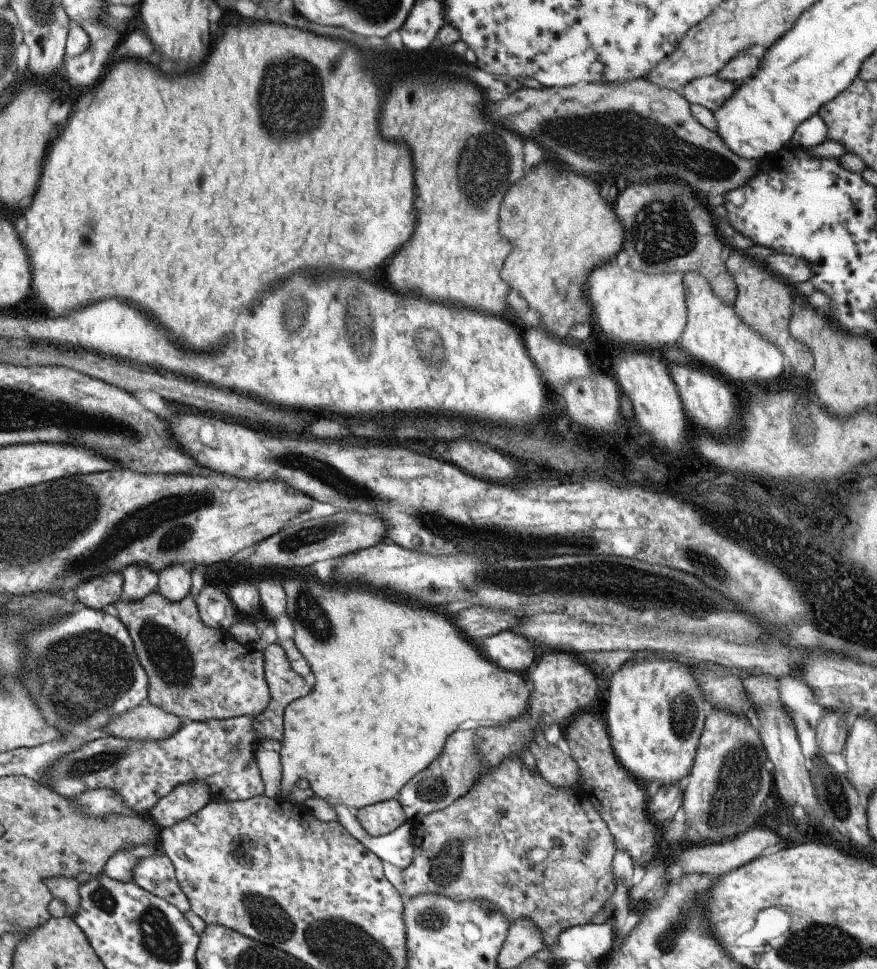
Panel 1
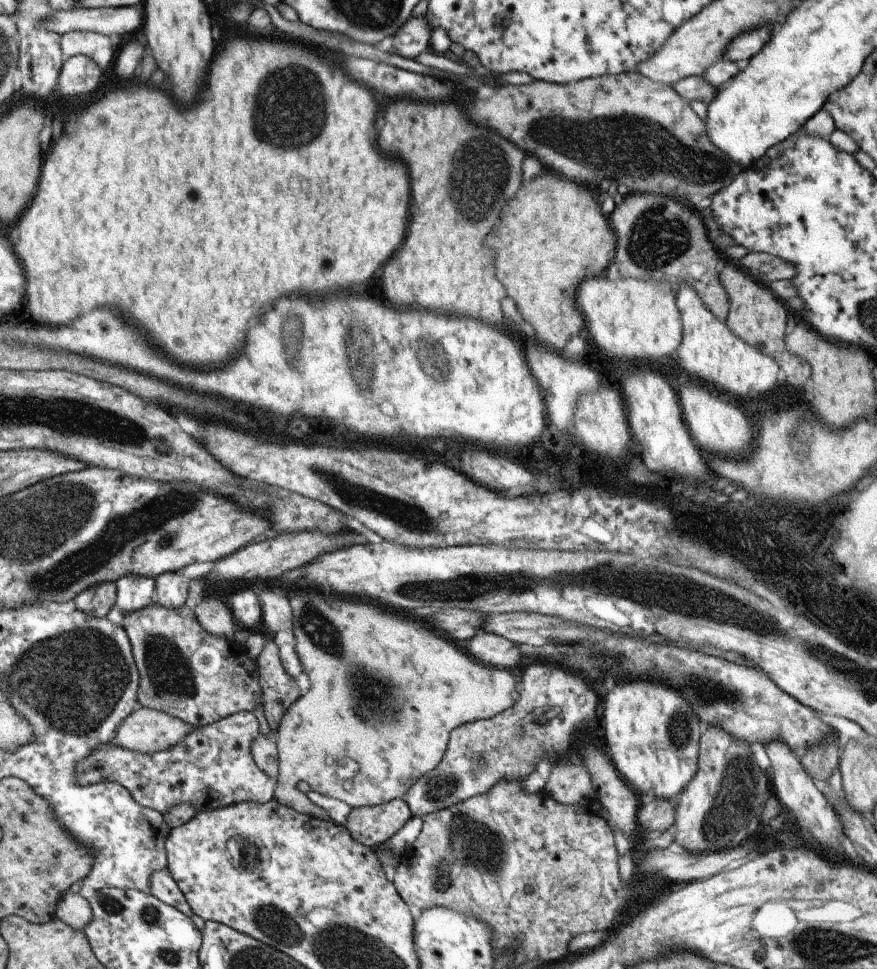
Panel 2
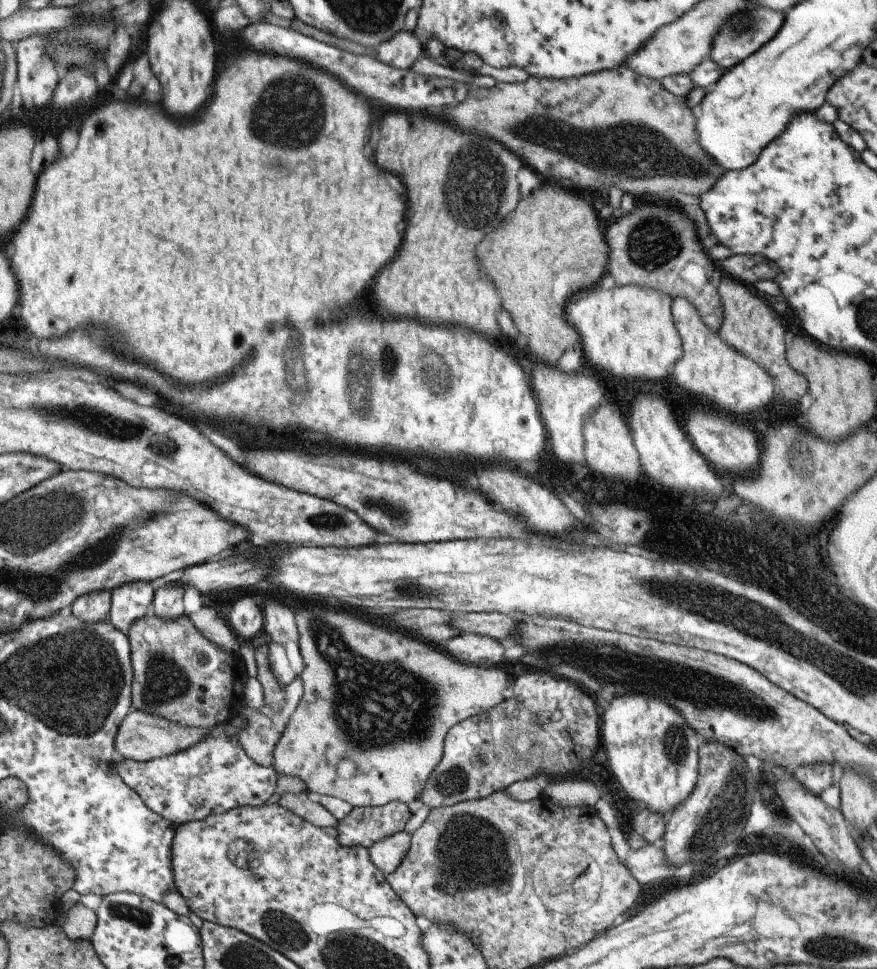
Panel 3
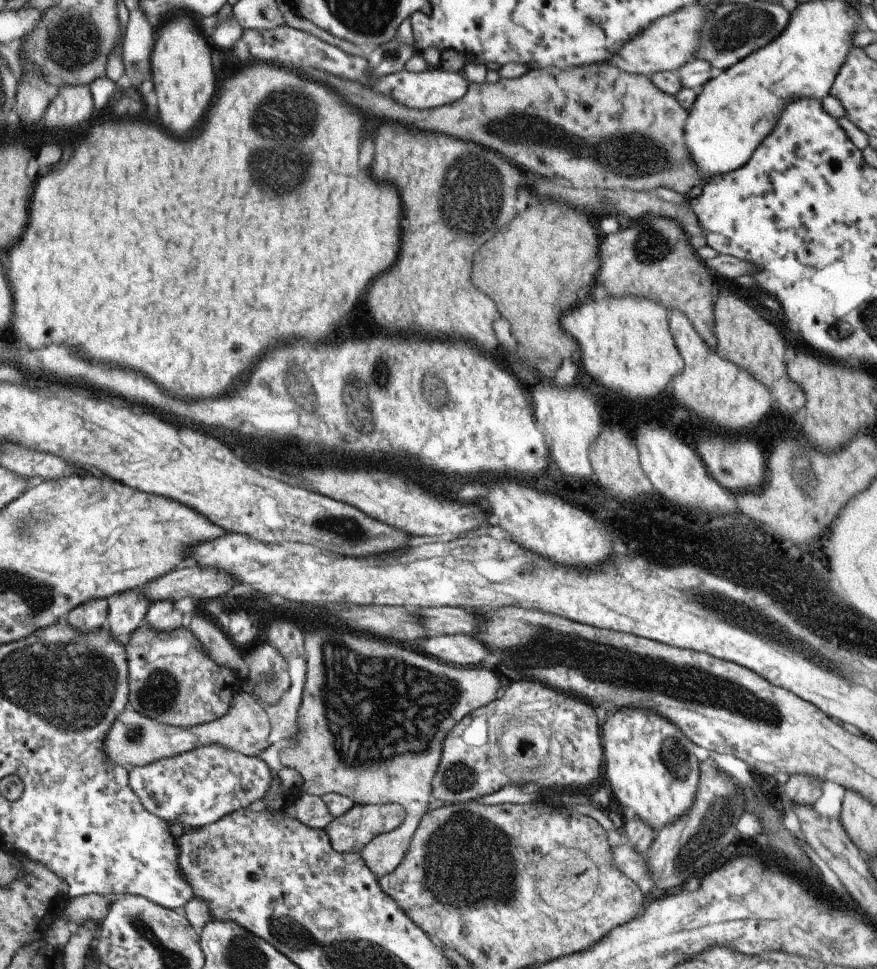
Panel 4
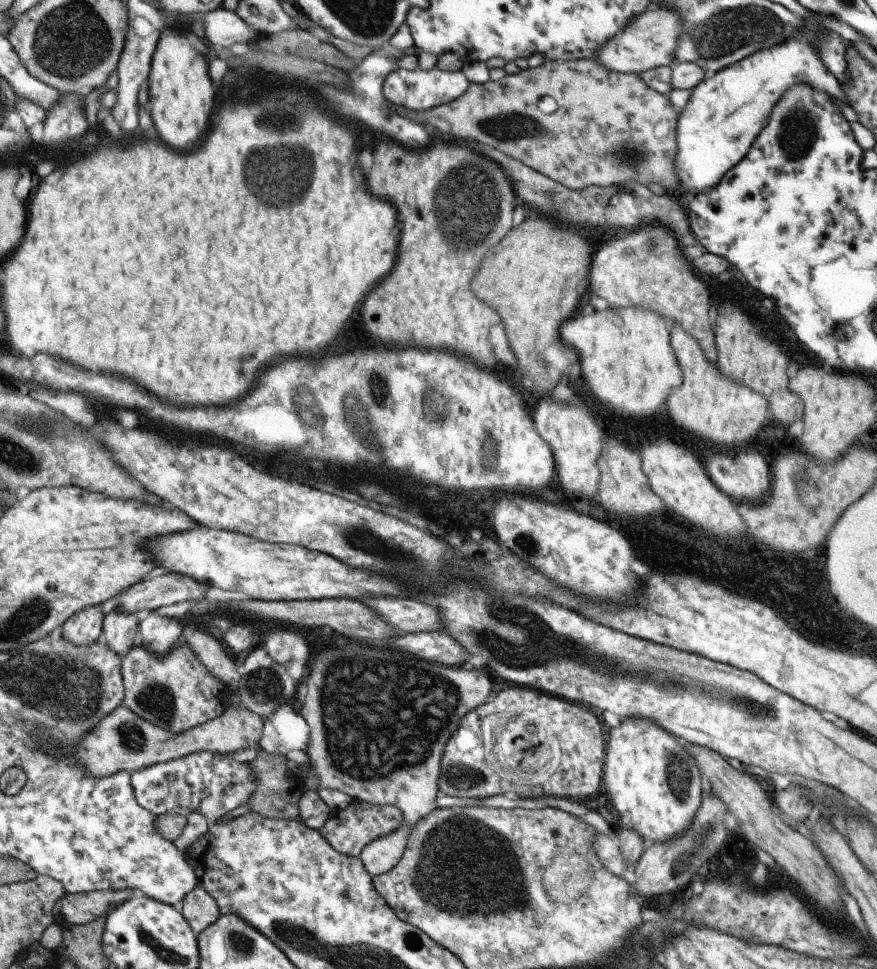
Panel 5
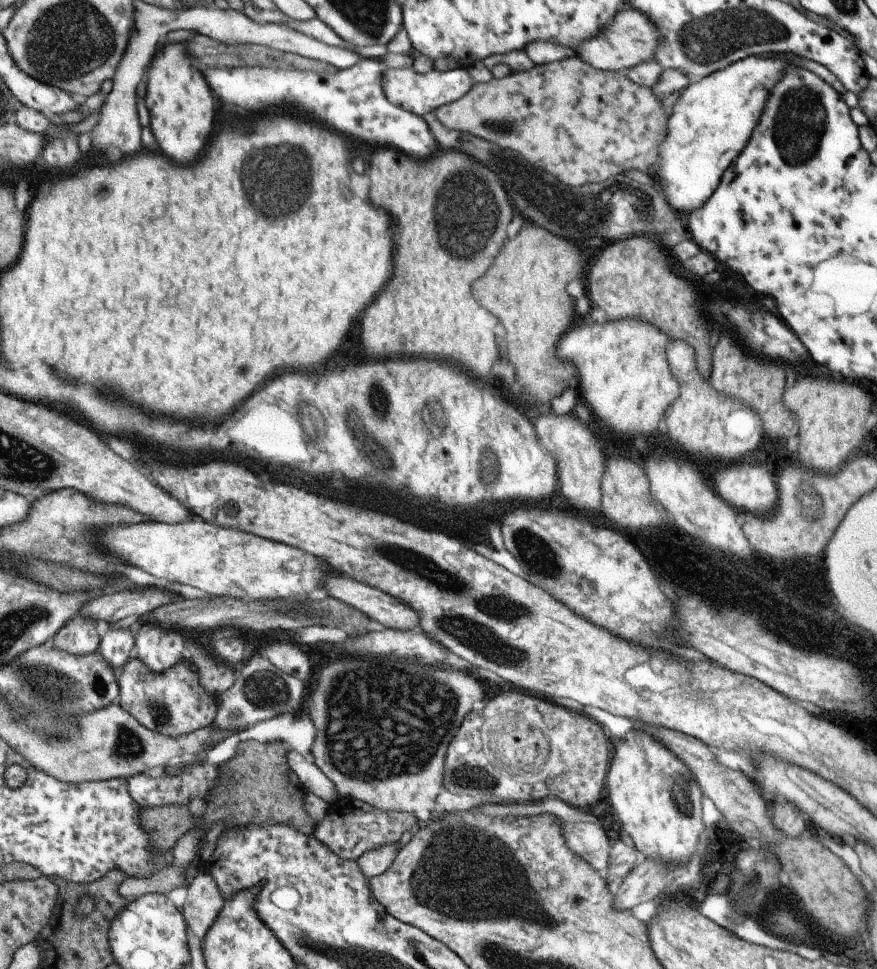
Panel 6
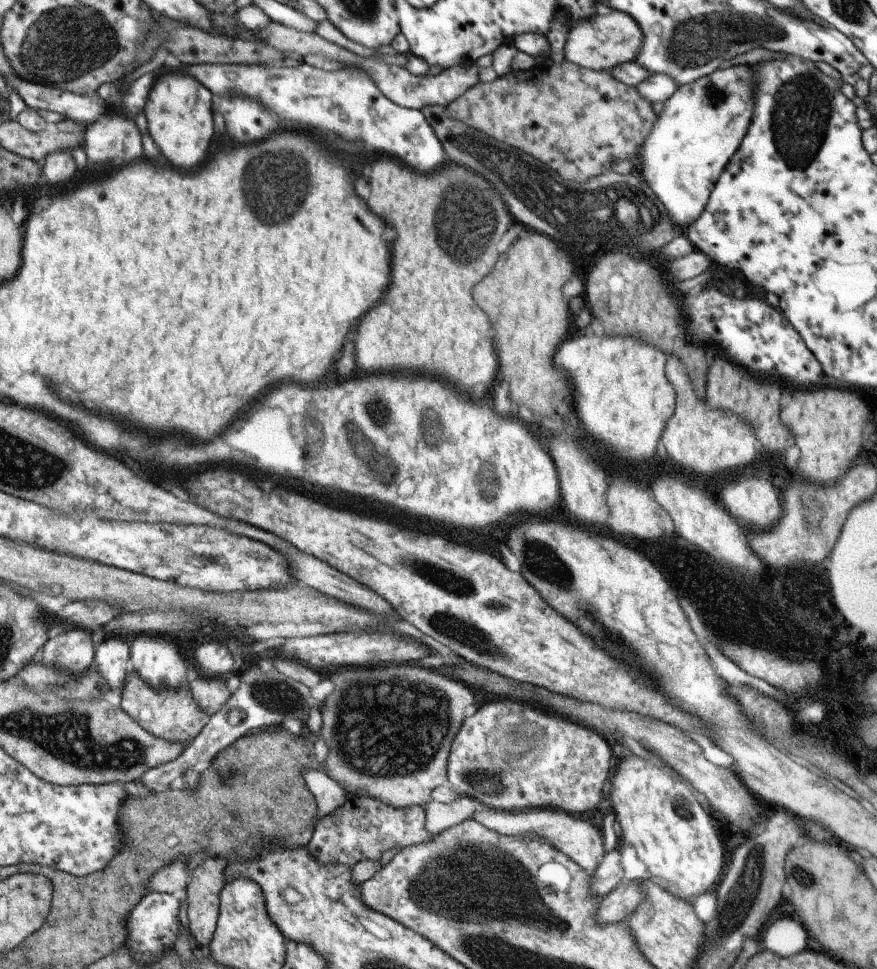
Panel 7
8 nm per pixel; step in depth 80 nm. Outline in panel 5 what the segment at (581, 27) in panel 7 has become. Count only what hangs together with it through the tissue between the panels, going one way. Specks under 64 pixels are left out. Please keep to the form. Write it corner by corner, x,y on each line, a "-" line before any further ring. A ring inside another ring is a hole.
661,8
647,10
628,21
620,33
611,37
594,53
594,58
607,70
634,75
655,67
669,67
674,62
672,53
683,30
682,20
675,11

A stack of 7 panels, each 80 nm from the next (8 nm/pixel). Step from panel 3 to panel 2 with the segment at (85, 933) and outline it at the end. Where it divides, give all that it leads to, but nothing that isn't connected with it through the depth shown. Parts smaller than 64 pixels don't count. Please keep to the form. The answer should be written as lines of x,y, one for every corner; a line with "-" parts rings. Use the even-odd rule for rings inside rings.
67,890
65,896
58,900
56,917
79,932
86,932
87,924
93,920
93,914
90,902
73,890

